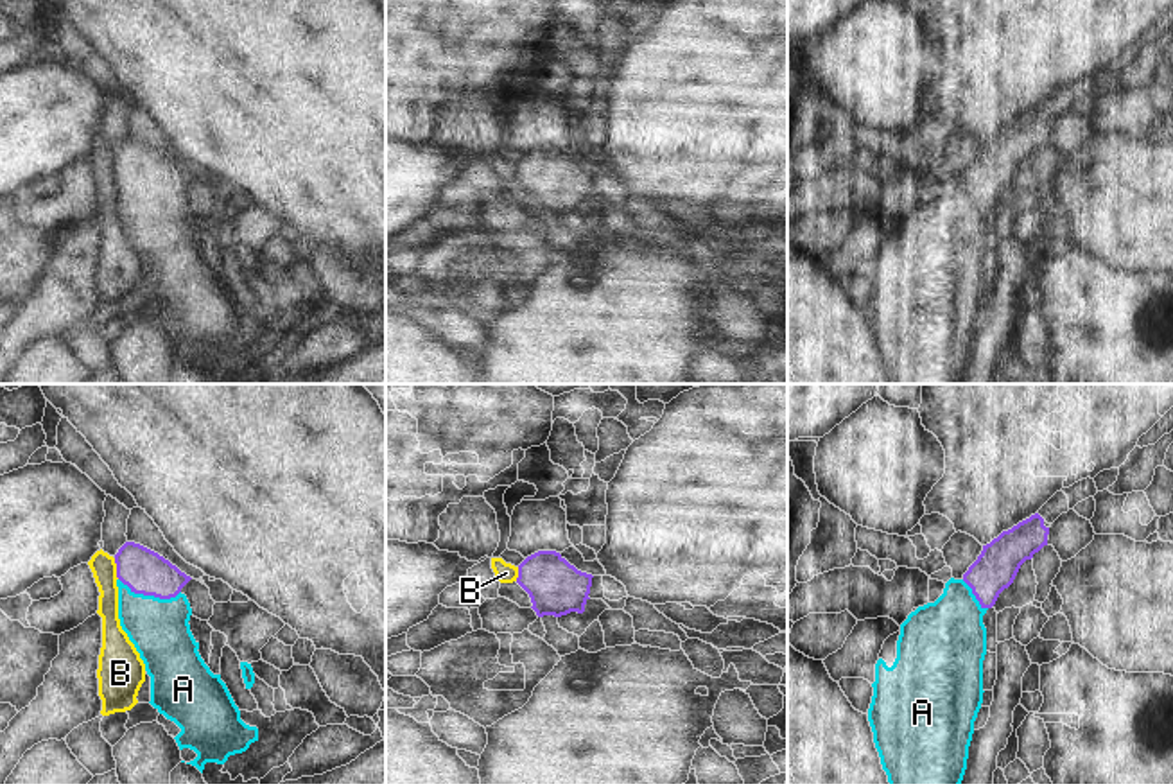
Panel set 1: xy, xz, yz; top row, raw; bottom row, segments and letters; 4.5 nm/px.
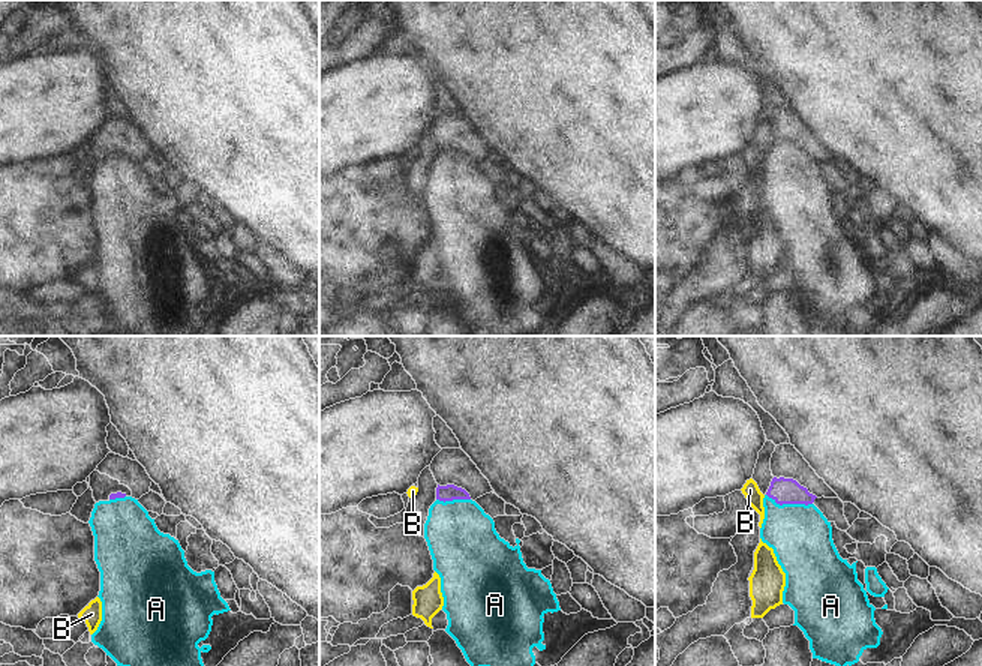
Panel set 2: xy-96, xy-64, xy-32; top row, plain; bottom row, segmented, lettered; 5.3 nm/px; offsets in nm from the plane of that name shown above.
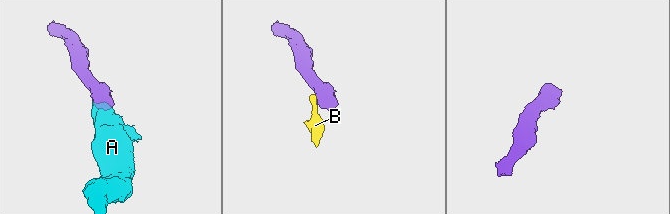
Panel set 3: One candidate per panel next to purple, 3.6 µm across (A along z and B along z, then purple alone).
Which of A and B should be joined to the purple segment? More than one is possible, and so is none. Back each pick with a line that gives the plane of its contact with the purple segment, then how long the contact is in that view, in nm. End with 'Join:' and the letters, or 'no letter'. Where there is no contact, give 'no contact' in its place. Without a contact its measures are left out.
A: contact in xy; length 280 nm
Join: A

